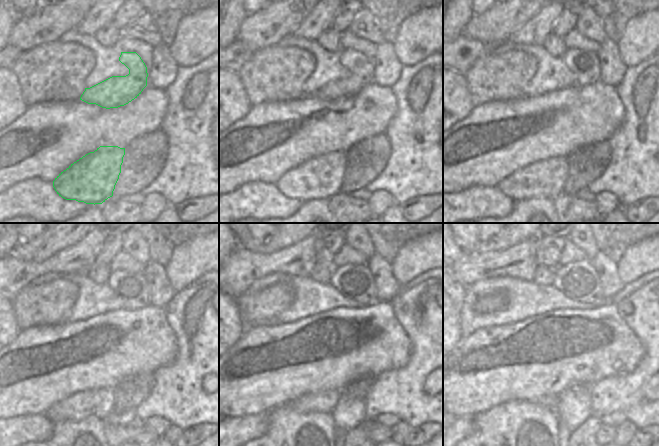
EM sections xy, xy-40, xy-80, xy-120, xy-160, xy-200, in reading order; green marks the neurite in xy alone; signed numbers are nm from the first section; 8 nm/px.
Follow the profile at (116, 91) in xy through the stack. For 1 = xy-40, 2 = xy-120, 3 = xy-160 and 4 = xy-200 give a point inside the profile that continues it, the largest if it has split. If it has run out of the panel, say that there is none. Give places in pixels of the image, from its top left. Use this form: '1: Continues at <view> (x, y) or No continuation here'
1: Continues at xy-40 (361, 67)
2: Continues at xy-120 (131, 287)
3: Continues at xy-160 (355, 282)
4: Continues at xy-200 (579, 281)

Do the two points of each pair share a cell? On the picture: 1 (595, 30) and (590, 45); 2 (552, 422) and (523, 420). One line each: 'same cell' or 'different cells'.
1: different cells
2: same cell

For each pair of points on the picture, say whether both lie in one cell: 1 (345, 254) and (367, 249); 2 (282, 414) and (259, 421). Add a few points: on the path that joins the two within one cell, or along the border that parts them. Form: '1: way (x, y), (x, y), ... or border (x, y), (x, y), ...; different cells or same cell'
1: border (345, 241), (367, 259); different cells
2: border (267, 414), (268, 428), (262, 435); different cells

